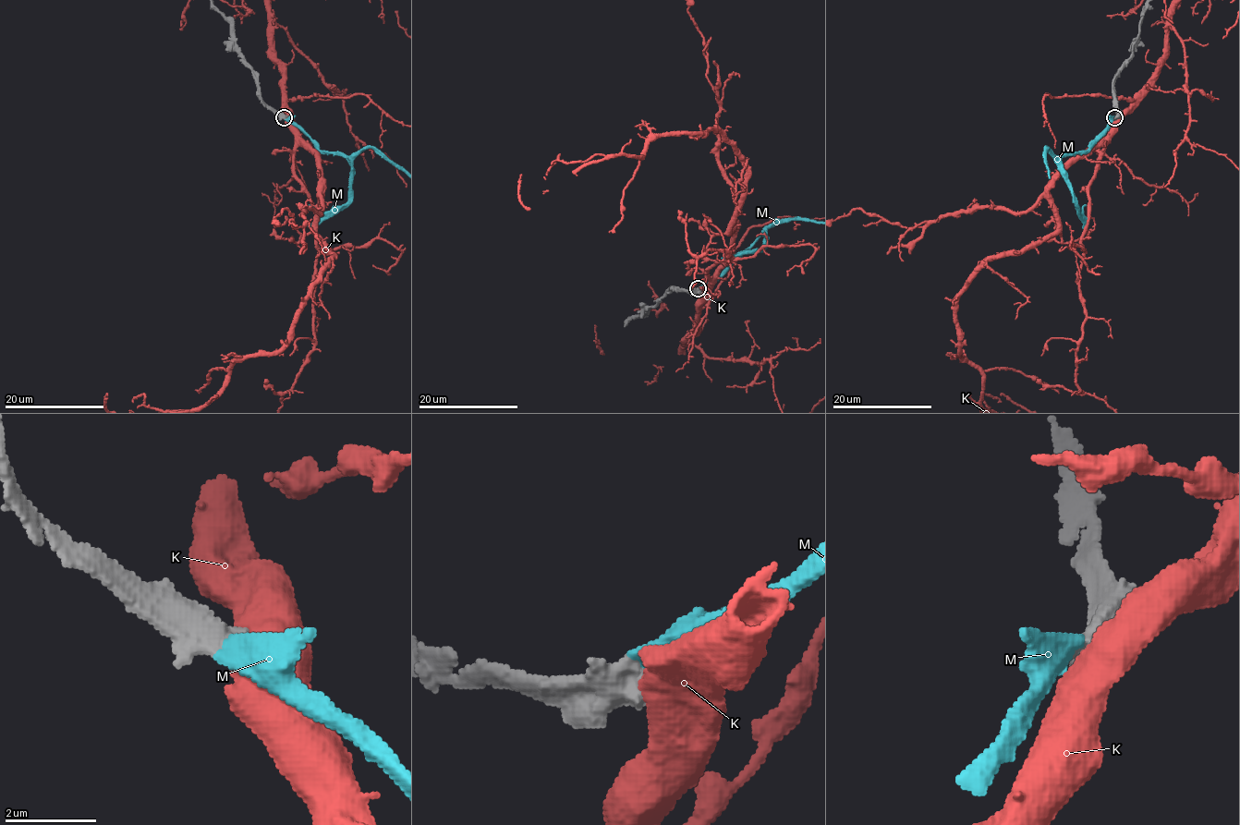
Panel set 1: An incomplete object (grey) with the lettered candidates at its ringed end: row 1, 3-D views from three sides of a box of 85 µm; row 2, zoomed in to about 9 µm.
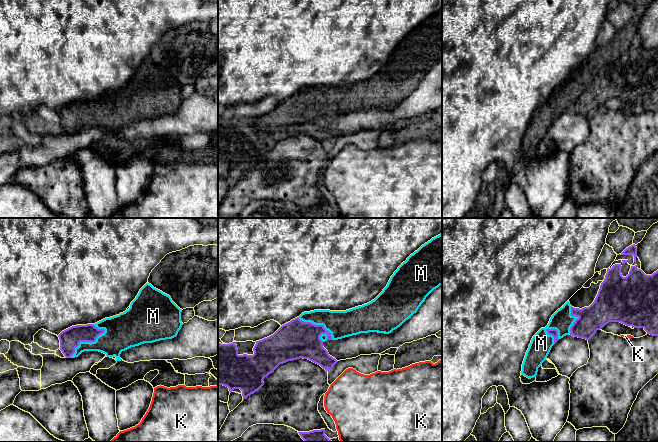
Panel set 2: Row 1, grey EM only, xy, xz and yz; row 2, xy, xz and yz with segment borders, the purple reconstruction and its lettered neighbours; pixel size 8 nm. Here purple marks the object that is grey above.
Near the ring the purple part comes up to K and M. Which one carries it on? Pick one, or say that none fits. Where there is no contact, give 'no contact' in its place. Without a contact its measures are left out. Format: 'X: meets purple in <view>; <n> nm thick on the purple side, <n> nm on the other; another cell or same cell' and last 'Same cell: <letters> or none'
K: no contact; another cell
M: meets purple in xy; 160 nm thick on the purple side, 220 nm on the other; same cell
Same cell: M

